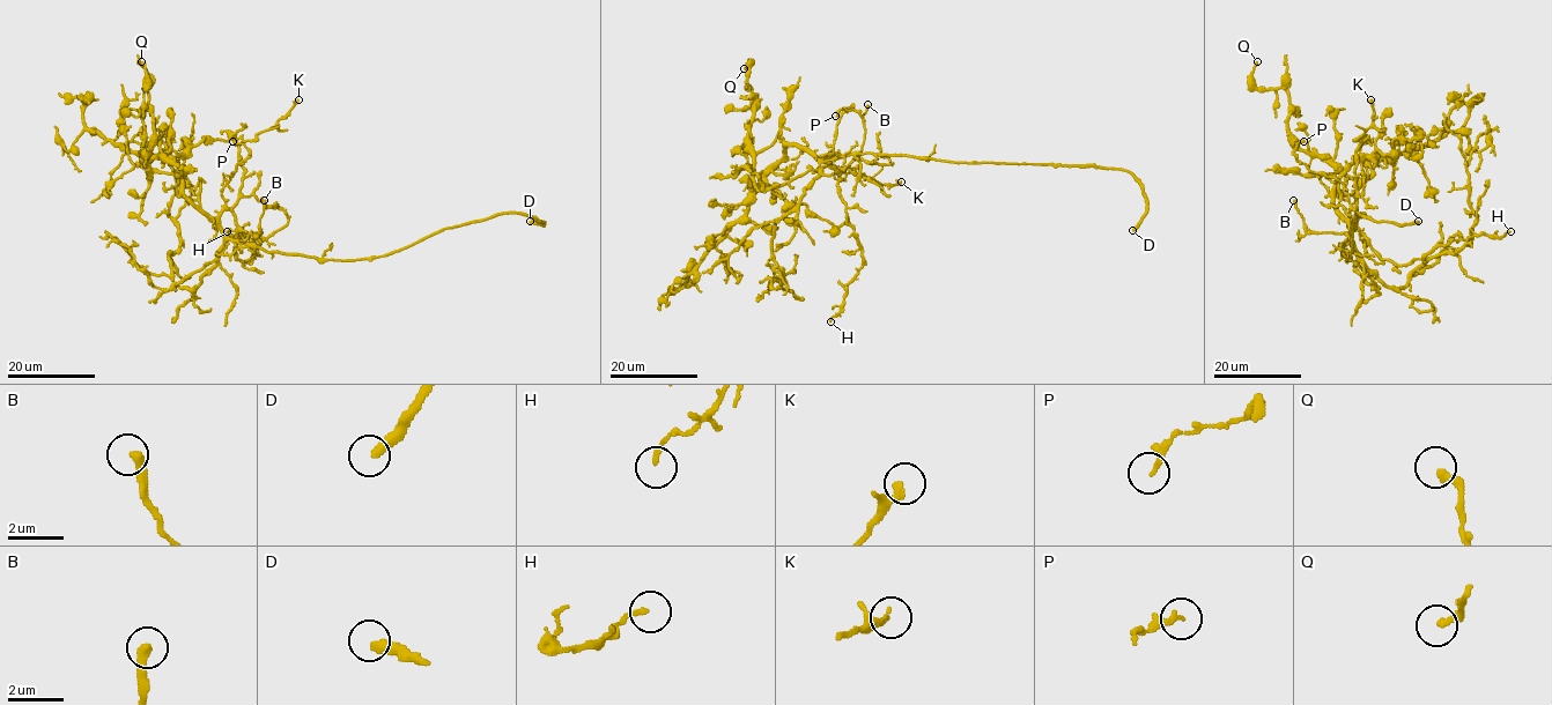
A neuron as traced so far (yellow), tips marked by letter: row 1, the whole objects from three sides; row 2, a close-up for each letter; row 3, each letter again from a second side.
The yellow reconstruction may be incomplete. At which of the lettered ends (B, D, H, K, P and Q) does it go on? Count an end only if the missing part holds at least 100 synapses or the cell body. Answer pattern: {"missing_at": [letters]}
{"missing_at": ["D"]}

